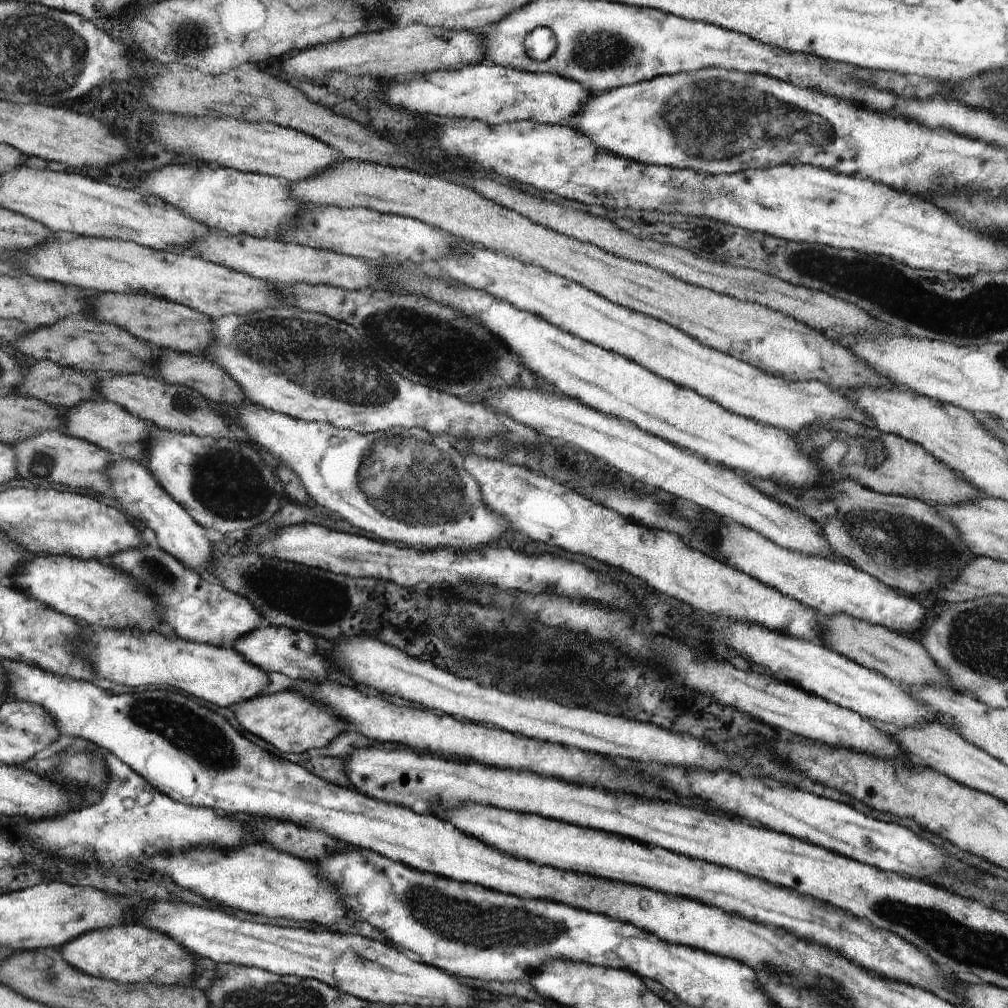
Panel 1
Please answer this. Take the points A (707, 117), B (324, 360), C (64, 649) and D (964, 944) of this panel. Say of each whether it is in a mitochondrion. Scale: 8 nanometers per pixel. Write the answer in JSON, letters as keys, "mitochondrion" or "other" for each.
{"A":"mitochondrion","B":"mitochondrion","C":"mitochondrion","D":"mitochondrion"}

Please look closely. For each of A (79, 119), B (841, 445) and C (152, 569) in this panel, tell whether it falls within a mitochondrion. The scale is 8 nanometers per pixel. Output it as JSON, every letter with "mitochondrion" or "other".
{"A":"other","B":"mitochondrion","C":"mitochondrion"}

